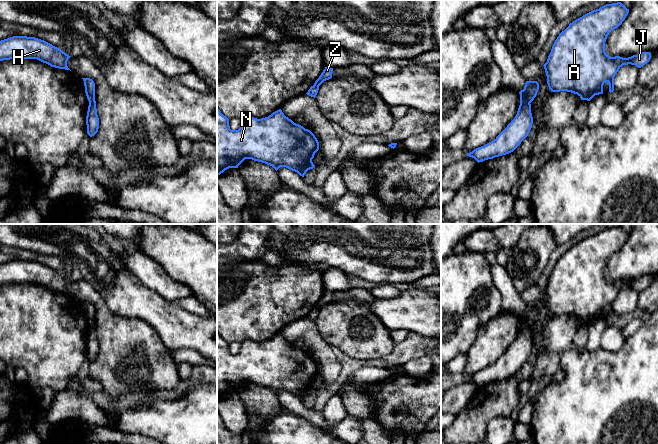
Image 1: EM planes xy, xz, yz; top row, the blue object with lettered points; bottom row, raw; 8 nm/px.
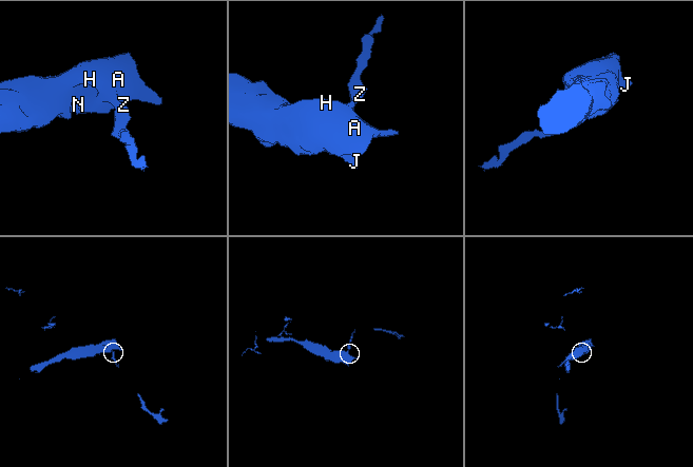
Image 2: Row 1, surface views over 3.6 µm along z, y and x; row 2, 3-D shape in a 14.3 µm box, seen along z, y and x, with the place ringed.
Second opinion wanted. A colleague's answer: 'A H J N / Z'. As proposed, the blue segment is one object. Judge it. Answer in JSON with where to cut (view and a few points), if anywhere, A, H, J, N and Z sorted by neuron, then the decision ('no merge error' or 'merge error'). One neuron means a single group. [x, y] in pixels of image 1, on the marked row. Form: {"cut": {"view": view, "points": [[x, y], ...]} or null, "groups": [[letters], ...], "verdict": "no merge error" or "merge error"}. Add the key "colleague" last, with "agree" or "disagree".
{"cut": {"view": "yz", "points": [[523, 89], [530, 102]]}, "groups": [["A", "H", "J", "N"], ["Z"]], "verdict": "merge error", "colleague": "agree"}

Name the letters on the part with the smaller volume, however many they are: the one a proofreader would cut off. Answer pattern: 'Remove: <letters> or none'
Remove: Z

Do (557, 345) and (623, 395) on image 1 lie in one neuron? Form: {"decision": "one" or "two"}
{"decision": "two"}

